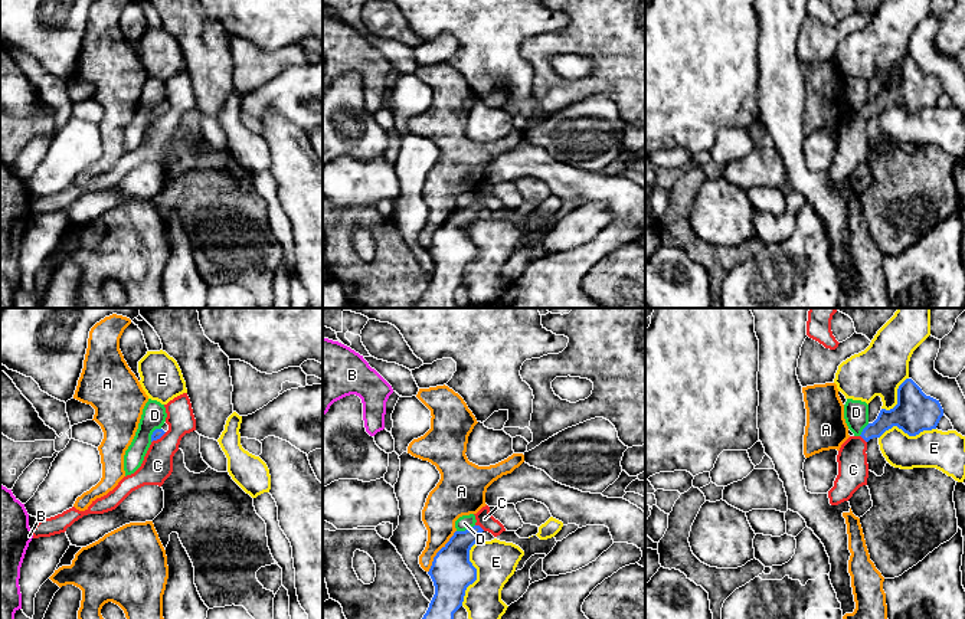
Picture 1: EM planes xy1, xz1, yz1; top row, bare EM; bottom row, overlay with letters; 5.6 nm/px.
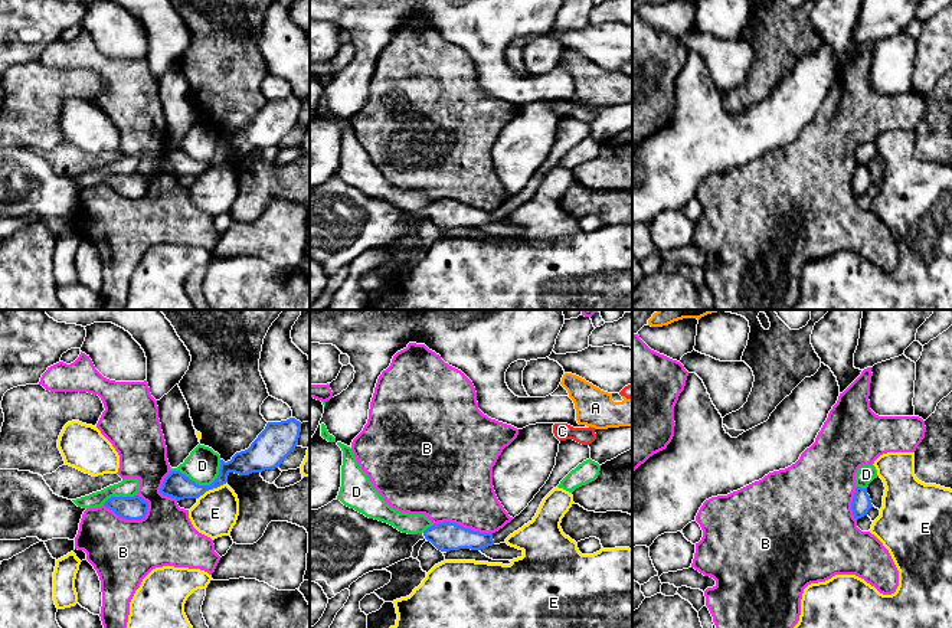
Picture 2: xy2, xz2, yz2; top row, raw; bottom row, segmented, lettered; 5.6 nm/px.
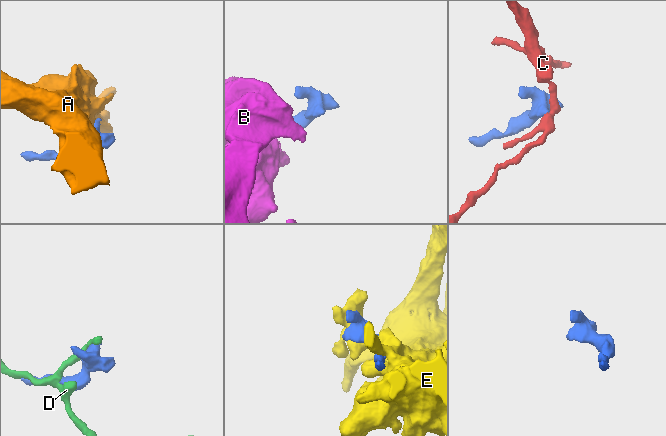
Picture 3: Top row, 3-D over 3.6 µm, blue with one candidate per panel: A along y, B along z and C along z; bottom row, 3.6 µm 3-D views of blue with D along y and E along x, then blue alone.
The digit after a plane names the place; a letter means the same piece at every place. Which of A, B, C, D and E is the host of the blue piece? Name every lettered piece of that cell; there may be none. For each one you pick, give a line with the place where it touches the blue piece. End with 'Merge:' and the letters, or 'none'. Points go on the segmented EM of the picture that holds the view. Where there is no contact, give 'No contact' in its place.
Merge: none

